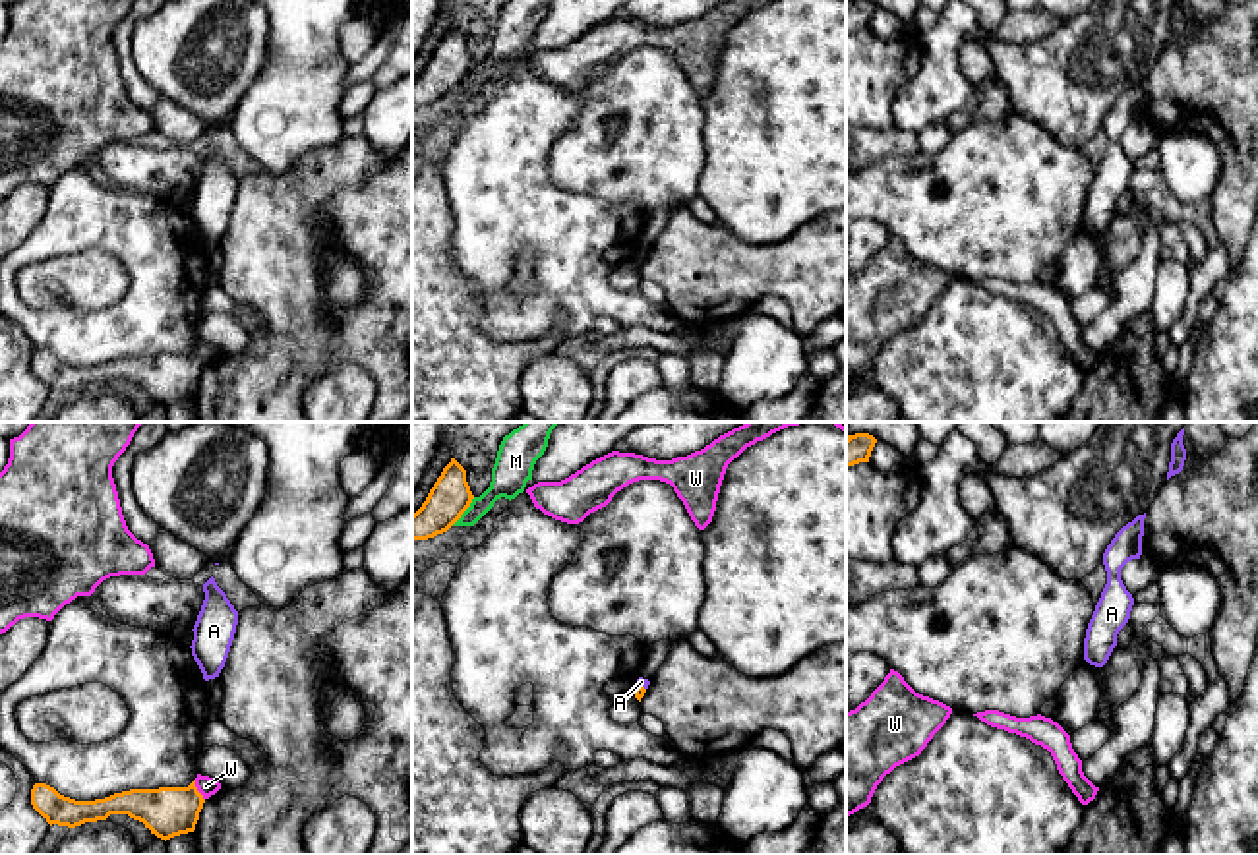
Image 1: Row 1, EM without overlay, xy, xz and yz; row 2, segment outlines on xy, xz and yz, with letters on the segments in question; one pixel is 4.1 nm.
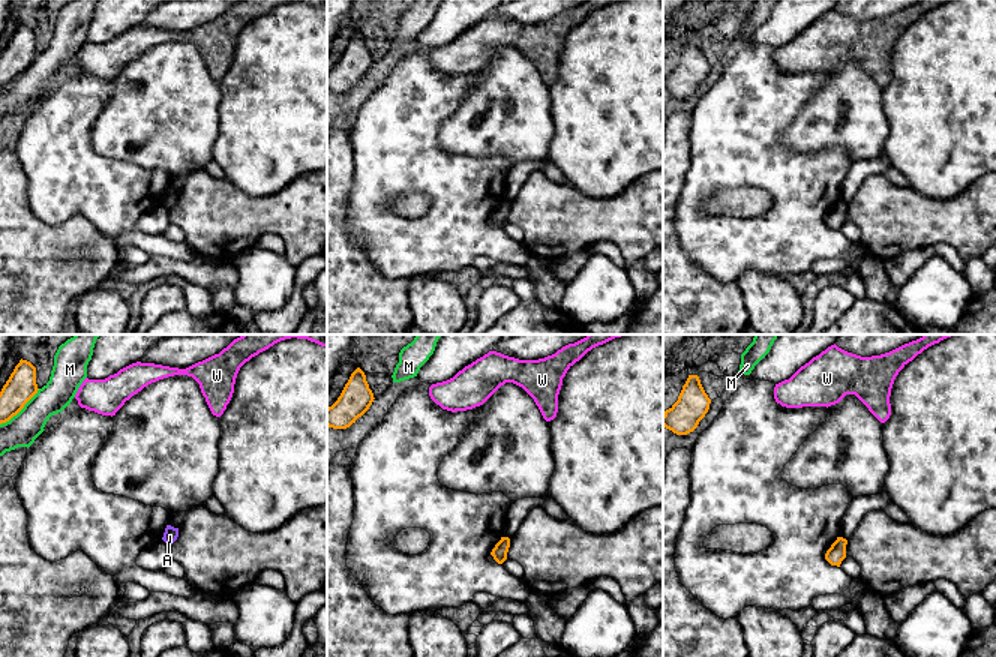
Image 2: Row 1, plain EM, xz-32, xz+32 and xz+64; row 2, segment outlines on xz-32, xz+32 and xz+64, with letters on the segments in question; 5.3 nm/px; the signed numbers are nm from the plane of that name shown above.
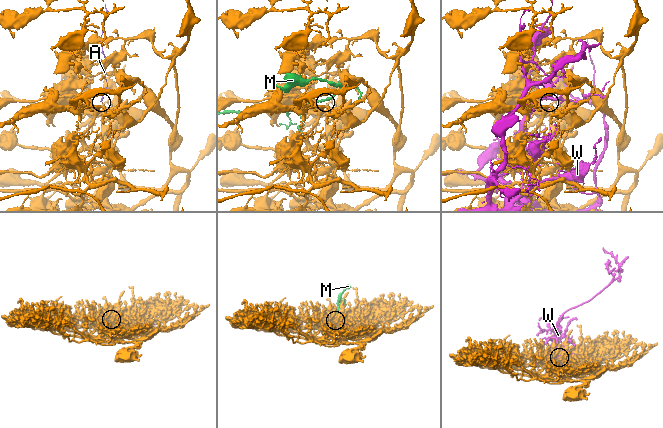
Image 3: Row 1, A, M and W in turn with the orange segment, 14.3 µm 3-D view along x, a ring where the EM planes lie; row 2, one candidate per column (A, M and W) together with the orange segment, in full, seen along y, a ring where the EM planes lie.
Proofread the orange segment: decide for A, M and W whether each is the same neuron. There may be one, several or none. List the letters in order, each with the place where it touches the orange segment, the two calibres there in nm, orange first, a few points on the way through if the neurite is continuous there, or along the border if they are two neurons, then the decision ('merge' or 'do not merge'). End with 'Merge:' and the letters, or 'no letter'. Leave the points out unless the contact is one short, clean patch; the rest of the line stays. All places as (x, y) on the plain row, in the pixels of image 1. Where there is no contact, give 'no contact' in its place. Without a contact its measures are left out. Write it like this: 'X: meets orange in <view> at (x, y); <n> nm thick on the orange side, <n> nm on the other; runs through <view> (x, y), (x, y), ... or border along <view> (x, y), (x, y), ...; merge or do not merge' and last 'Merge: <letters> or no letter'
A: meets orange in xz at (639, 252); 50 nm thick on the orange side, 40 nm on the other; border along xz (637, 250), (645, 256); do not merge
M: meets orange in xz at (465, 76); 170 nm thick on the orange side, 160 nm on the other; do not merge
W: meets orange in xy at (196, 356); 200 nm thick on the orange side, 80 nm on the other; do not merge
Merge: no letter

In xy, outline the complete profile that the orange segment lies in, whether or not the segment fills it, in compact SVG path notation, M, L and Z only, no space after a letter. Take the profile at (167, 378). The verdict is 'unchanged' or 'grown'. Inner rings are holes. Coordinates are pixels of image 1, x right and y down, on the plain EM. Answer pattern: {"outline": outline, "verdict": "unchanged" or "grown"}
{"outline": "M195 346L188 354L130 356L95 368L64 364L46 350L35 350L31 356L33 375L50 393L75 395L85 389L106 387L110 381L128 381L165 408L194 398L203 369Z", "verdict": "unchanged"}

